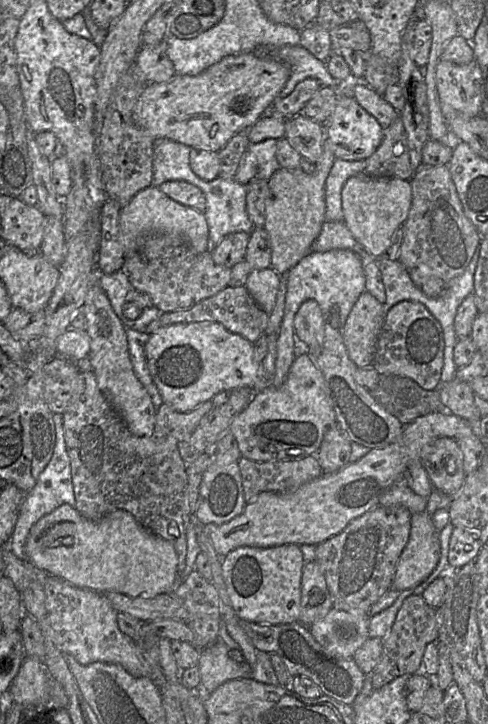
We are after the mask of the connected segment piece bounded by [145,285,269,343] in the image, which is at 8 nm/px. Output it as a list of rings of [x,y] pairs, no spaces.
[[[245,285],[238,287],[228,286],[189,309],[162,313],[145,328],[145,332],[152,334],[160,328],[180,323],[217,322],[222,324],[228,331],[239,334],[251,343],[255,343],[265,333],[268,317],[269,314],[255,302]]]

